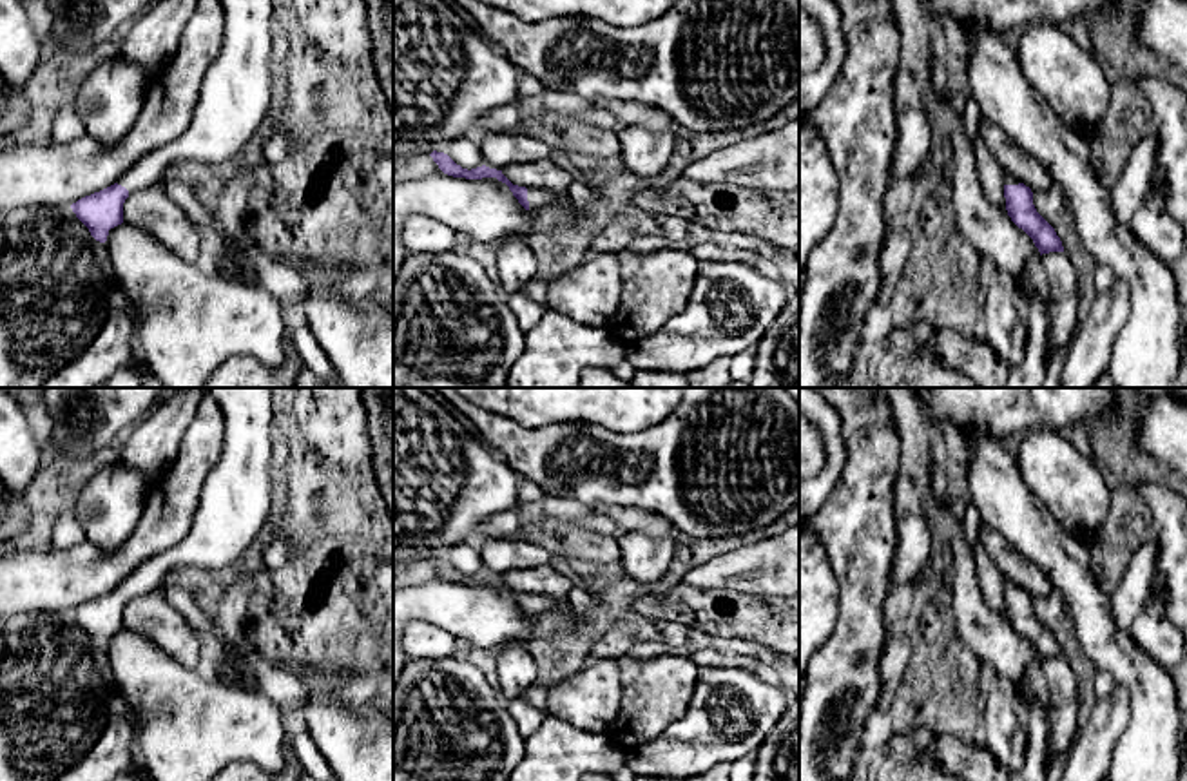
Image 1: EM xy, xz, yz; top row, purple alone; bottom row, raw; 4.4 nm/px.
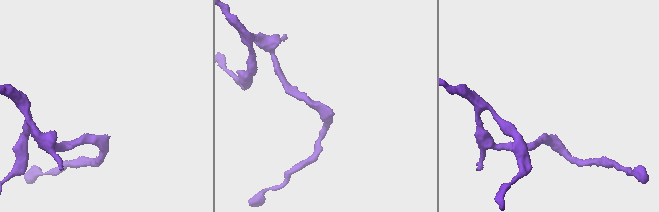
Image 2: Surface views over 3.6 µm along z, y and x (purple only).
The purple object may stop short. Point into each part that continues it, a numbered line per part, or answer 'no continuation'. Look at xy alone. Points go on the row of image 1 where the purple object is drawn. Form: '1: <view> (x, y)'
1: xy (236, 95)

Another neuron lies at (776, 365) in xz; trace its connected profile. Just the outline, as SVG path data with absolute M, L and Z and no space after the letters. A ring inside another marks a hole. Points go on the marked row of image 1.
M799 290L785 303L754 350L750 388L799 388Z

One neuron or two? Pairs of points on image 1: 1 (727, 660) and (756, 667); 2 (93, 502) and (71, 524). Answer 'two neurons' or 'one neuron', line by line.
1: one neuron
2: two neurons

